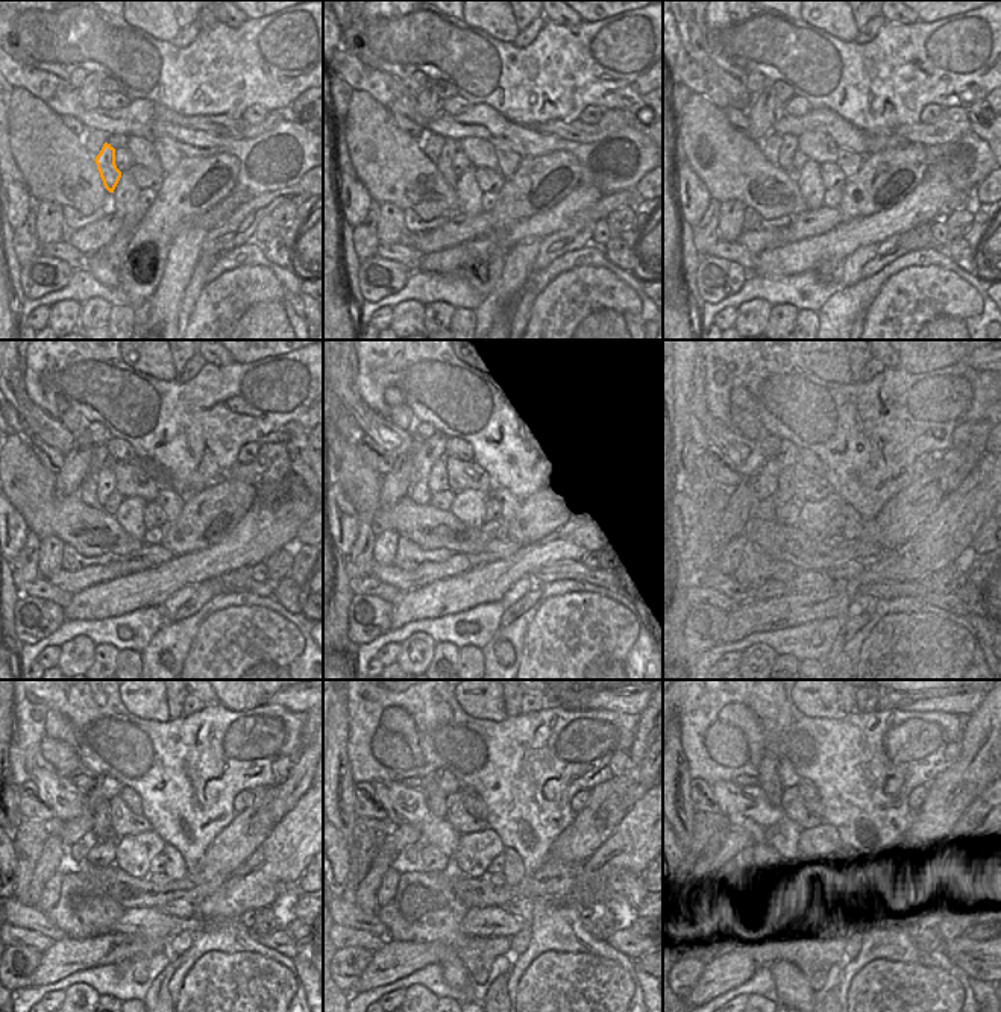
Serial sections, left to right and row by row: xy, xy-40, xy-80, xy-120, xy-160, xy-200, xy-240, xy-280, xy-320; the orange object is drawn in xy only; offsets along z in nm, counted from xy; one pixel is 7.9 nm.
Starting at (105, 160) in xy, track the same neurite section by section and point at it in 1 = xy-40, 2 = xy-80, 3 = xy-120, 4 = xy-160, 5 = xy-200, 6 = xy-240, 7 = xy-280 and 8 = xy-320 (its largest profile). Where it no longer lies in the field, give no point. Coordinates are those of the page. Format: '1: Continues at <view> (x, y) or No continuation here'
1: Continues at xy-40 (443, 163)
2: Continues at xy-80 (789, 144)
3: Continues at xy-120 (105, 478)
4: Continues at xy-160 (439, 481)
5: Continues at xy-200 (786, 490)
6: Continues at xy-240 (102, 827)
7: Continues at xy-280 (436, 797)
8: Continues at xy-320 (768, 773).

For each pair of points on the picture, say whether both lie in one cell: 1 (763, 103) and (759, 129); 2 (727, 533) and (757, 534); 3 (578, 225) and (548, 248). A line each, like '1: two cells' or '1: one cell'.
1: one cell
2: two cells
3: one cell

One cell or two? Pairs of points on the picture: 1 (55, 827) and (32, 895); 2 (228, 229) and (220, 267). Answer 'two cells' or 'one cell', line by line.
1: one cell
2: two cells

